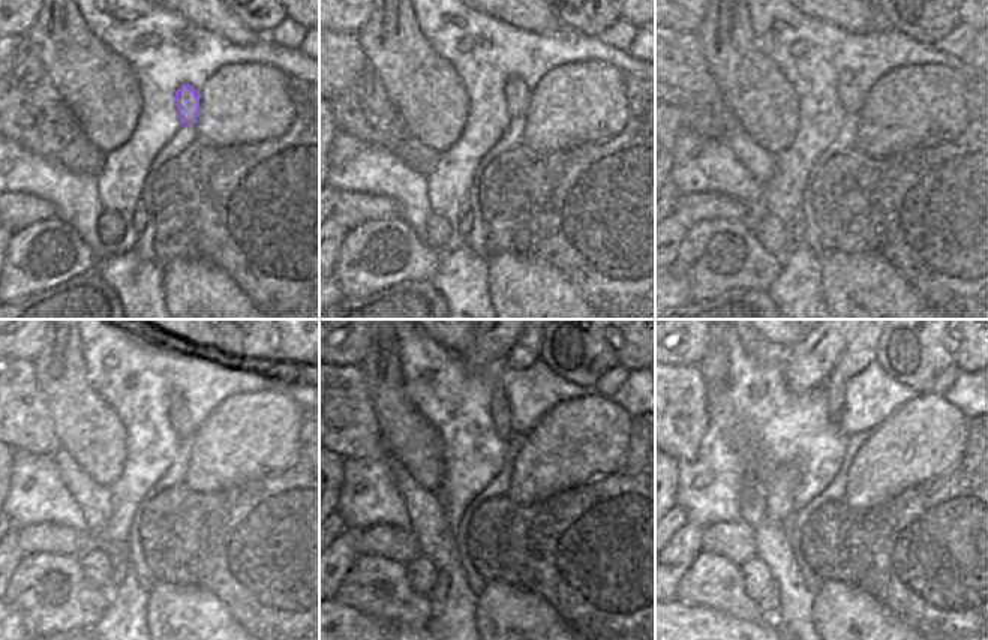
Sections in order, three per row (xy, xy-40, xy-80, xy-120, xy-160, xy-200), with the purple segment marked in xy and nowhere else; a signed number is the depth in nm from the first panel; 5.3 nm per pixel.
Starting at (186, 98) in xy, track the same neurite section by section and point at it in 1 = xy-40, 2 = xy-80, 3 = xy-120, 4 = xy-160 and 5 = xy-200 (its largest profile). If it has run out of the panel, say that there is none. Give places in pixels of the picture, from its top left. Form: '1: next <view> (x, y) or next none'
1: next xy-40 (516, 93)
2: next xy-80 (852, 98)
3: next xy-120 (180, 423)
4: next xy-160 (499, 412)
5: next xy-200 (862, 349)

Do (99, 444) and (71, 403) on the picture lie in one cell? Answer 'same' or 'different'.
same

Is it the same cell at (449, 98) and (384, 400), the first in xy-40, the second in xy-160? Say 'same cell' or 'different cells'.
same cell

